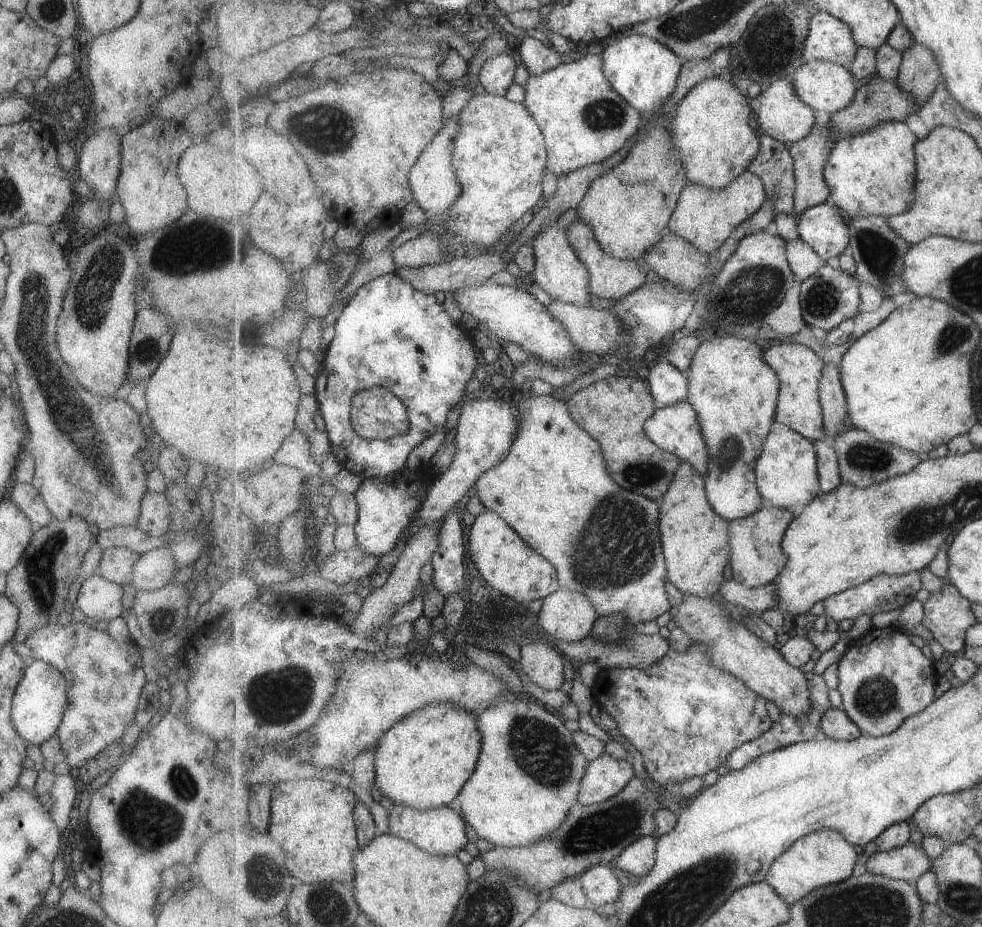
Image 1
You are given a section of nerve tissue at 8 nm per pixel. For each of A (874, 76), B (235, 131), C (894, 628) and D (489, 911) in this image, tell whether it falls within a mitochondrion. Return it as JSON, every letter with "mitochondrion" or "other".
{"A":"other","B":"other","C":"other","D":"mitochondrion"}

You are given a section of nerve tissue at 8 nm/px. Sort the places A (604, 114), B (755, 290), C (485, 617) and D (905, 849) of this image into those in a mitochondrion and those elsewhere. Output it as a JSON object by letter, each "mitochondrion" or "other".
{"A":"mitochondrion","B":"mitochondrion","C":"mitochondrion","D":"other"}

